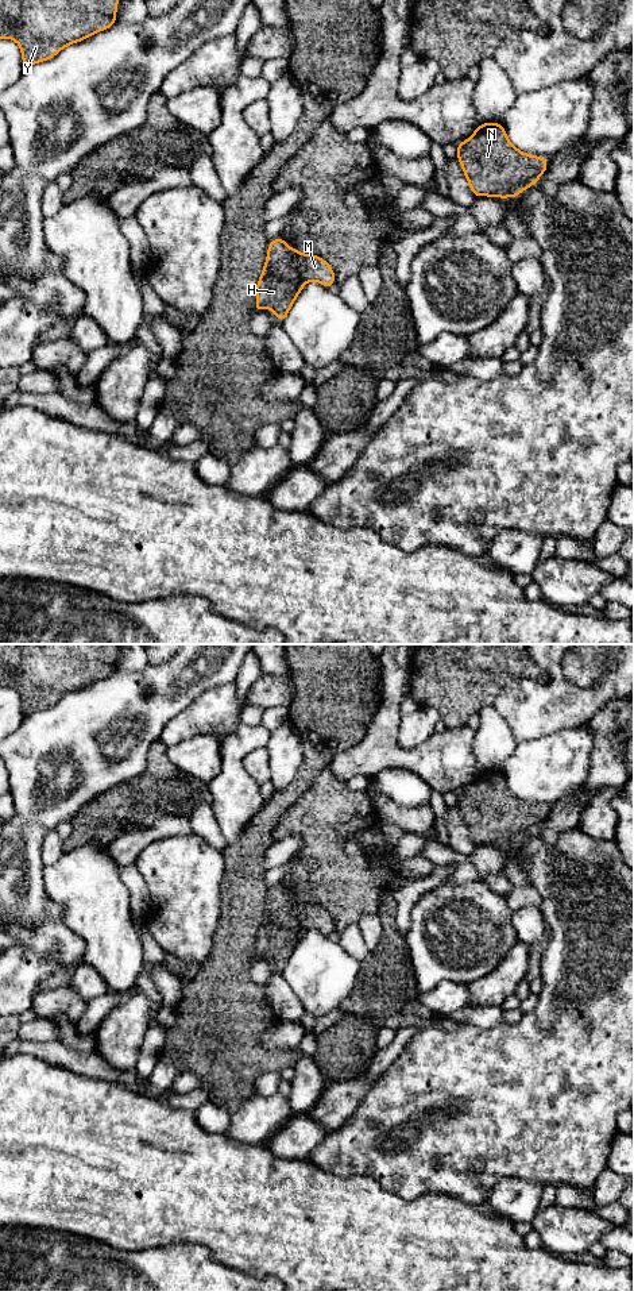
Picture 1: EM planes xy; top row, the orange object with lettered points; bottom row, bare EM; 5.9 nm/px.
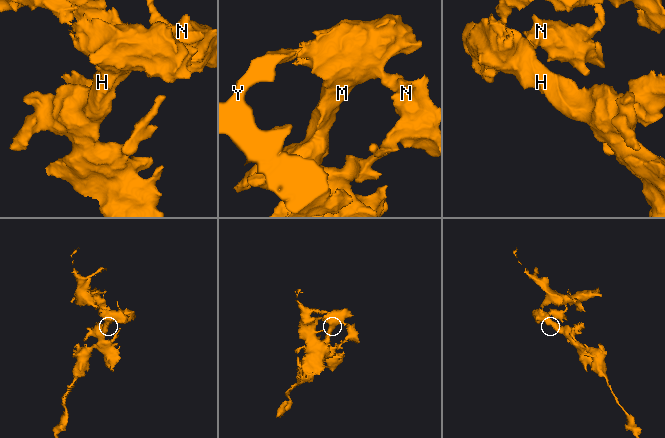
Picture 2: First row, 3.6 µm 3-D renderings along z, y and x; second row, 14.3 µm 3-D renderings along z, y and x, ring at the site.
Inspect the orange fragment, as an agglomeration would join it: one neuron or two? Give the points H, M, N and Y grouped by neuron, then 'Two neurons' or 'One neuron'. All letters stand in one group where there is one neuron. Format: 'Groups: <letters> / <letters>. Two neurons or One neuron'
Groups: H M N Y. One neuron

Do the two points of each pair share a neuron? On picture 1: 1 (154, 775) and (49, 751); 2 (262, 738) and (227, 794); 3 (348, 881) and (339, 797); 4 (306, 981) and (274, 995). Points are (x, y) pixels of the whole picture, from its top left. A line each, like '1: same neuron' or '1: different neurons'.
1: different neurons
2: same neuron
3: same neuron
4: different neurons

